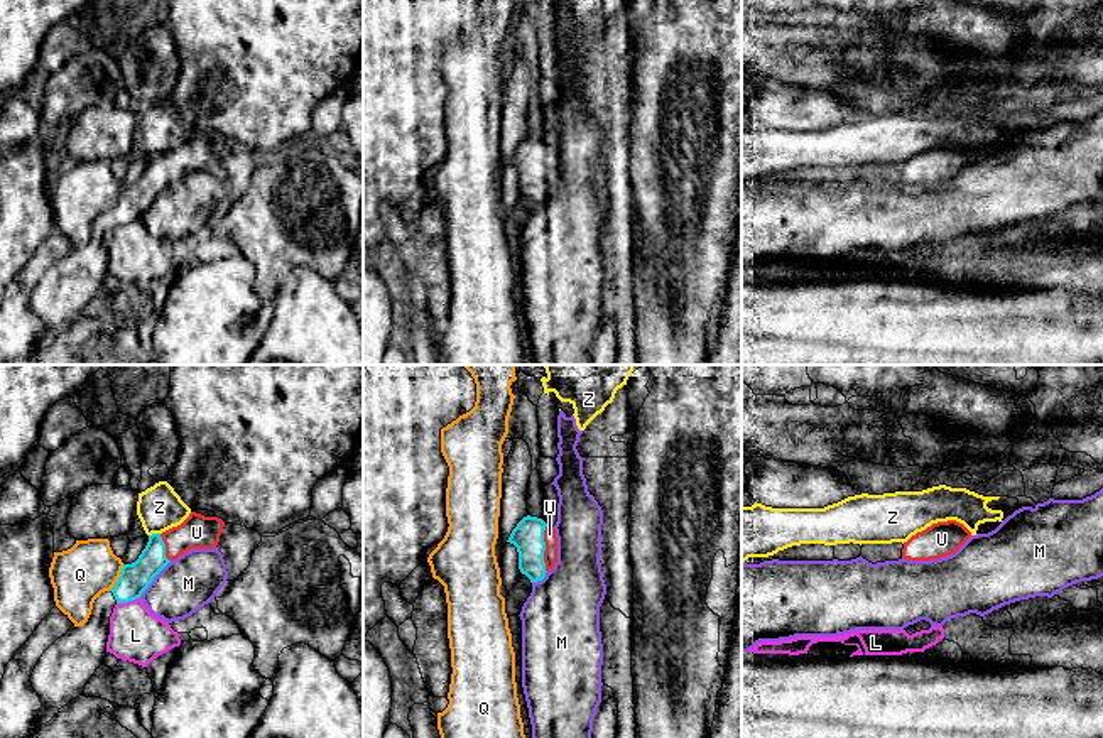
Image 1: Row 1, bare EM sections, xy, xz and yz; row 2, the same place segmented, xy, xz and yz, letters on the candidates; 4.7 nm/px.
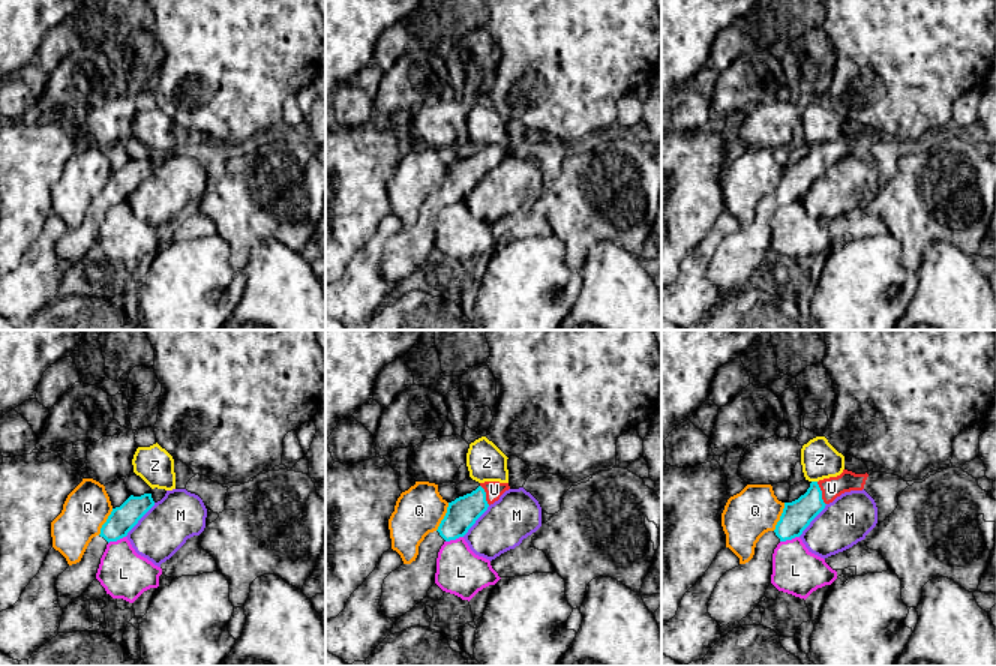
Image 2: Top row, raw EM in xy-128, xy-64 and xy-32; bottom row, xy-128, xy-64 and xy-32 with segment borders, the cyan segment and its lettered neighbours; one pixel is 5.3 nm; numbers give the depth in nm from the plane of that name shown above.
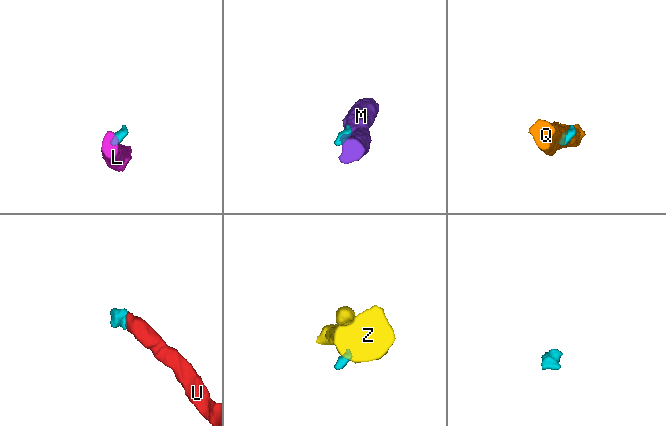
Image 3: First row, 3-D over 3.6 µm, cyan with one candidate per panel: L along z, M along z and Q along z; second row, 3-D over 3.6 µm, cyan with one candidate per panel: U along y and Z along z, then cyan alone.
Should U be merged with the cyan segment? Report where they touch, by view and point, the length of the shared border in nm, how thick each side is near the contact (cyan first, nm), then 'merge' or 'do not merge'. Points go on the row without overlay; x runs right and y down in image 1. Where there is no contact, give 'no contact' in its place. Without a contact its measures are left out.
meets cyan in xz at (544, 171); contact 220 nm long; 150 nm thick on the cyan side, 60 nm on the other; merge

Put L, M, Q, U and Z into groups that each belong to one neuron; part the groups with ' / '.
L / M / Q / U / Z

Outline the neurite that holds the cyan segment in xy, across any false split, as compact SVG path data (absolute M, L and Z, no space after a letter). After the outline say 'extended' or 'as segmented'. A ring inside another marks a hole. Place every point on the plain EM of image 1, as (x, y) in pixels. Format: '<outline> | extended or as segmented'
M191 133L181 147L149 157L139 181L123 186L115 208L95 221L88 243L57 260L39 280L30 297L42 324L37 350L79 319L103 285L115 226L140 220L154 199L184 174L216 169L223 149L225 144L218 138Z | extended

